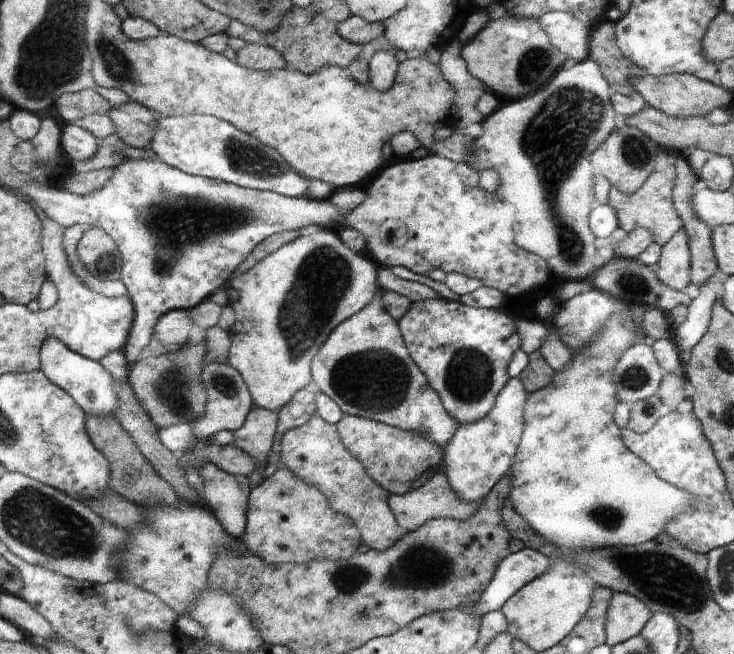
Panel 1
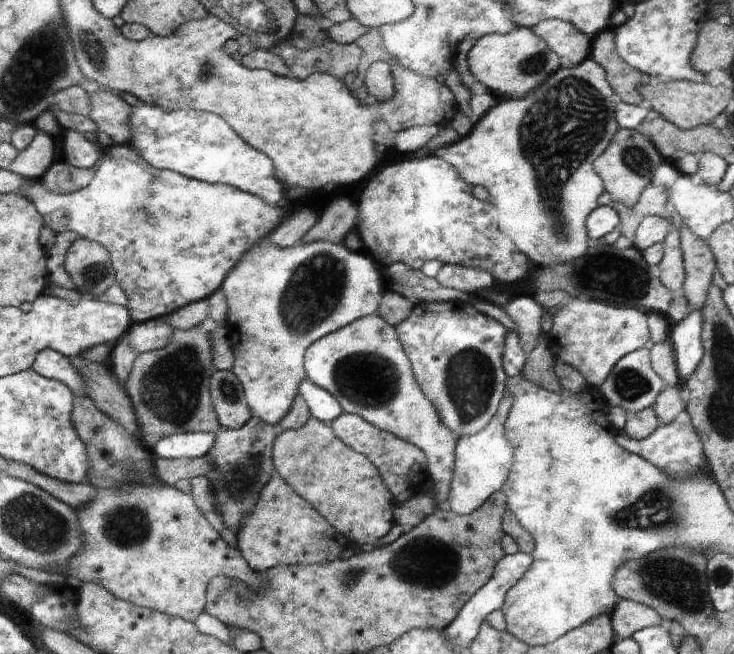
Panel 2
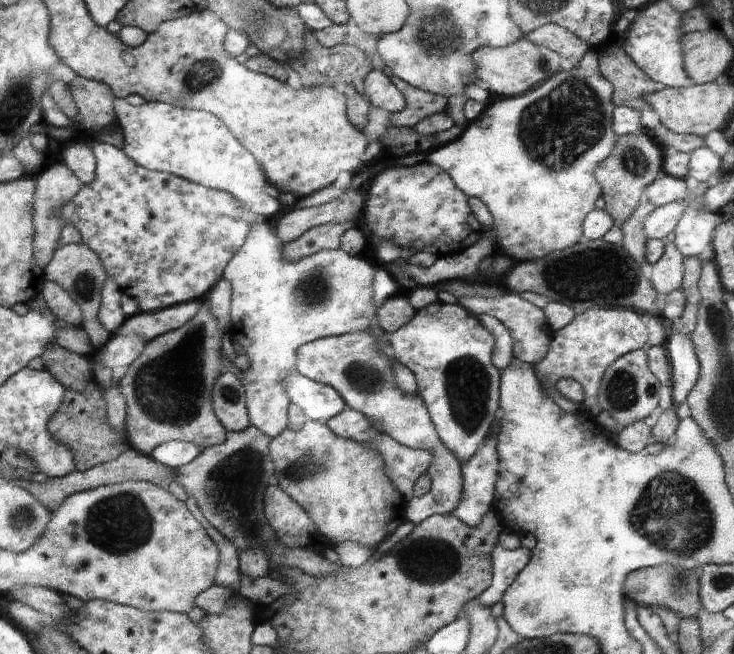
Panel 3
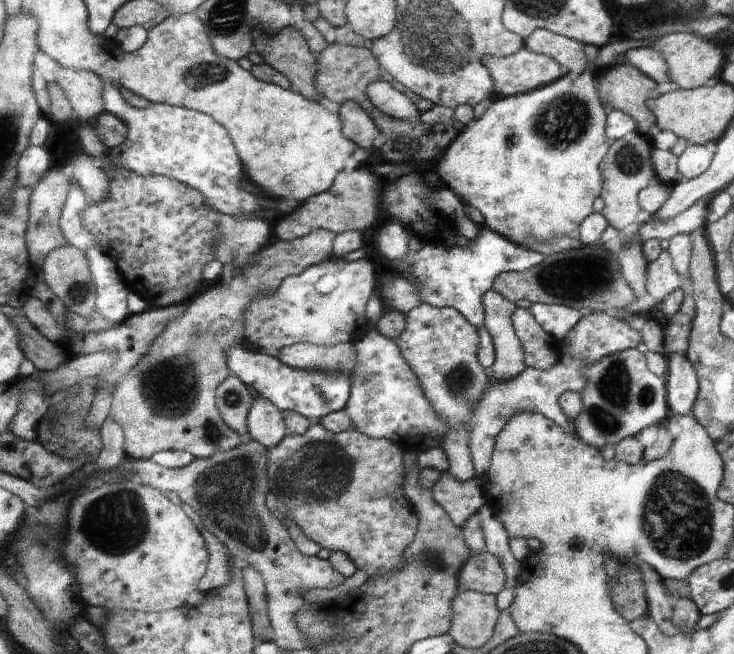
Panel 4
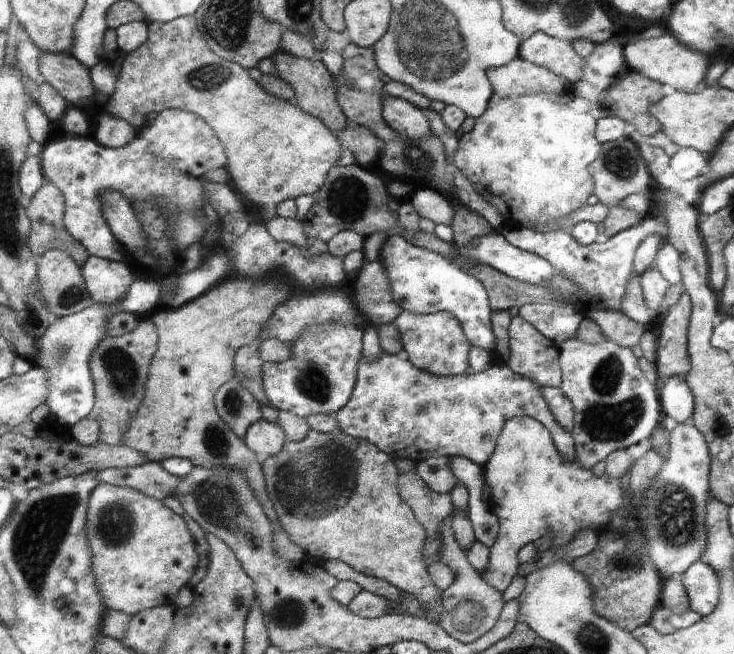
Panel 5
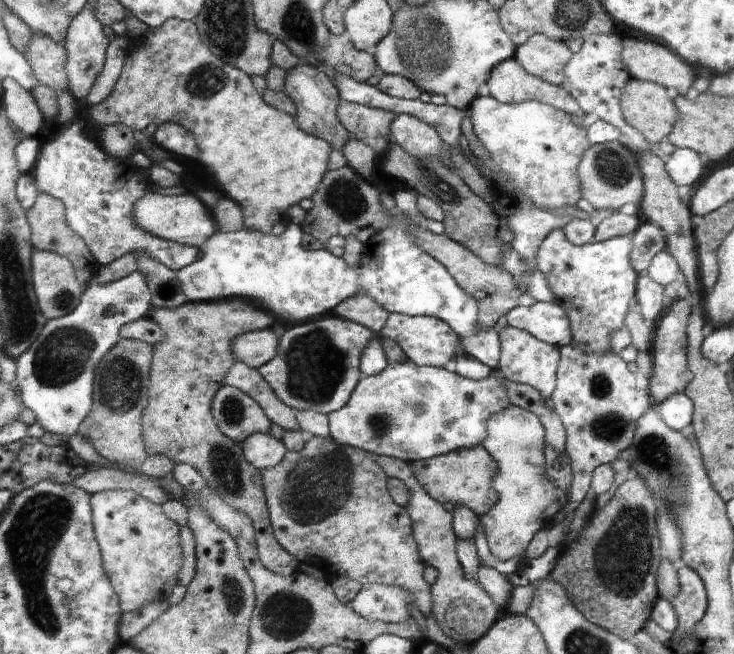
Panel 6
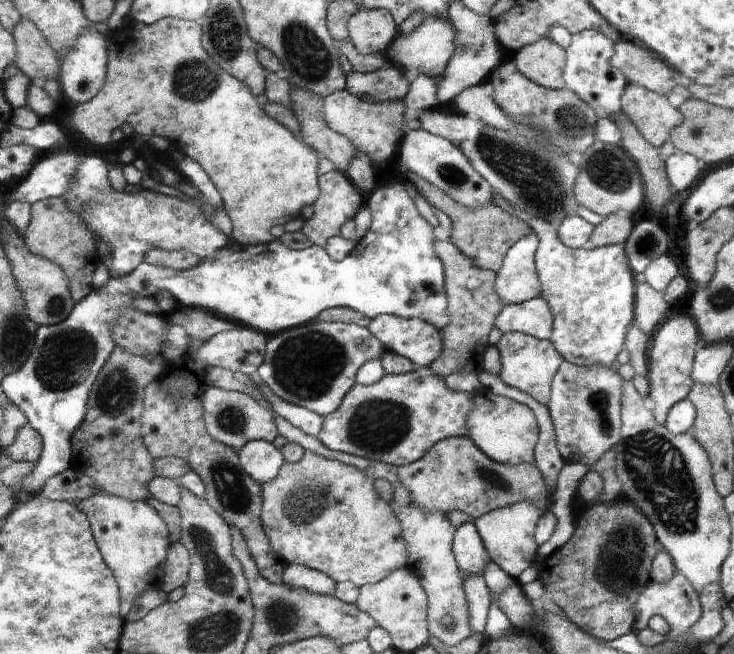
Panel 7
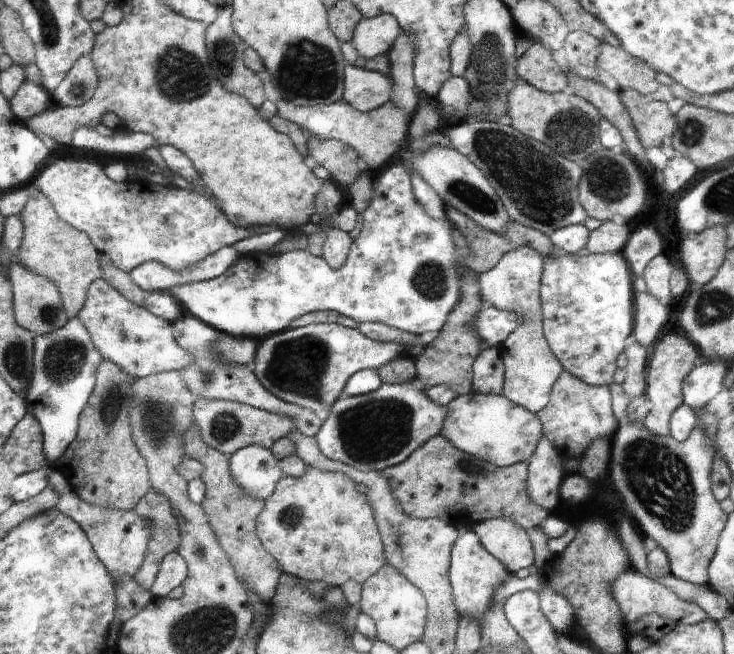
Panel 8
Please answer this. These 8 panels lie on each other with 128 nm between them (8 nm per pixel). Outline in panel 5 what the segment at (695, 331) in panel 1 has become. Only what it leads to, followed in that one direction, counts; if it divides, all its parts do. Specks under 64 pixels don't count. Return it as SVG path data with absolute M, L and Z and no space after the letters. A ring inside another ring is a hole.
M679 376L665 378L661 401L667 416L674 418L677 423L689 422L693 416L695 407L693 394L685 379L681 379Z

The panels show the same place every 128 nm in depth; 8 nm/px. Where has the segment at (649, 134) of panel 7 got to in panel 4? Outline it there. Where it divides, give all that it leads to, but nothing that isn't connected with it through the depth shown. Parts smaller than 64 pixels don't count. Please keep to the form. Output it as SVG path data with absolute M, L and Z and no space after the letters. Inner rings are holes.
M626 62L614 64L602 69L599 73L600 96L603 107L610 110L619 110L629 114L637 122L636 130L647 132L648 128L654 124L654 112L648 107L648 100L659 97L658 83L653 78L646 76L645 73L634 65Z

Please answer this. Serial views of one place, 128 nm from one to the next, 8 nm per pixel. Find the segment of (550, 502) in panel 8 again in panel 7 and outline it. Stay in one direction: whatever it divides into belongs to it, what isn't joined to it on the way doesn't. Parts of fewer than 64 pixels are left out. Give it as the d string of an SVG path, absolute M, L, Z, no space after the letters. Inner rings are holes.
M480 368L477 375L484 386L484 390L501 397L506 397L507 399L515 400L533 409L537 424L540 426L540 436L536 444L536 451L534 451L535 456L530 461L539 468L539 472L541 472L543 480L546 486L548 486L548 492L552 496L549 484L555 483L560 469L566 462L557 447L557 436L548 406L534 400L530 393L508 386L498 373L494 374L484 368Z

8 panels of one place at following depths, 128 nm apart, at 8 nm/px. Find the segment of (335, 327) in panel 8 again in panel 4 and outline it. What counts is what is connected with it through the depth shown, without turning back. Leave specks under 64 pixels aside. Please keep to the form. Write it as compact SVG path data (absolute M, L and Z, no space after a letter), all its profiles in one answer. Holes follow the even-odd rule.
M242 343L233 344L229 348L228 365L230 372L244 384L252 386L258 395L271 400L278 408L296 411L310 421L324 419L326 415L341 411L347 406L352 394L348 375L295 369Z

